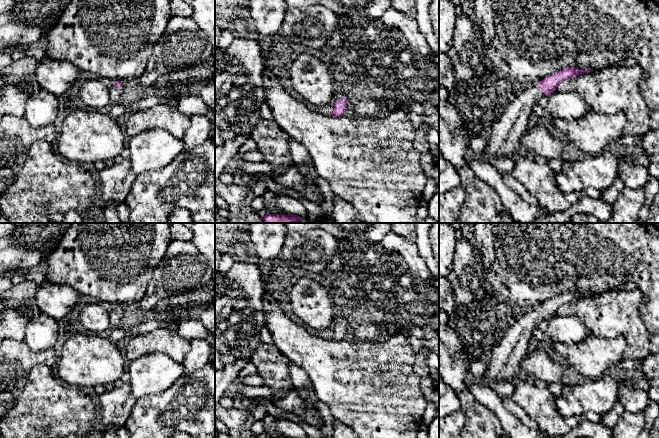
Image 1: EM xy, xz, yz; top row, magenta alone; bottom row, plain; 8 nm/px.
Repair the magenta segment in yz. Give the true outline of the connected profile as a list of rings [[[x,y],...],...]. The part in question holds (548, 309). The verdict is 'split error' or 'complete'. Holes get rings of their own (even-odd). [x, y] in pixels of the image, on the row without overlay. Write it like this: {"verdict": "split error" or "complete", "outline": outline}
{"verdict": "split error", "outline": [[[564,291],[549,299],[537,308],[528,309],[506,332],[502,341],[493,347],[491,357],[487,360],[487,370],[482,381],[489,384],[497,381],[509,381],[521,374],[519,365],[528,349],[530,336],[543,319],[550,319],[564,304],[581,298],[593,296],[592,293]]]}

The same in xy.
{"verdict": "split error", "outline": [[[113,306],[109,308],[110,325],[117,326],[122,321],[123,308],[120,306]]]}

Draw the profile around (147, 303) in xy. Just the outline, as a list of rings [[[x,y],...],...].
[[[172,241],[136,307],[147,312],[170,296],[212,286],[212,271],[196,246],[192,242]]]

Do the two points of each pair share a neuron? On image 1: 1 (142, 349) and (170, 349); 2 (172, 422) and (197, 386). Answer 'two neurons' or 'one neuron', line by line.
1: one neuron
2: one neuron

